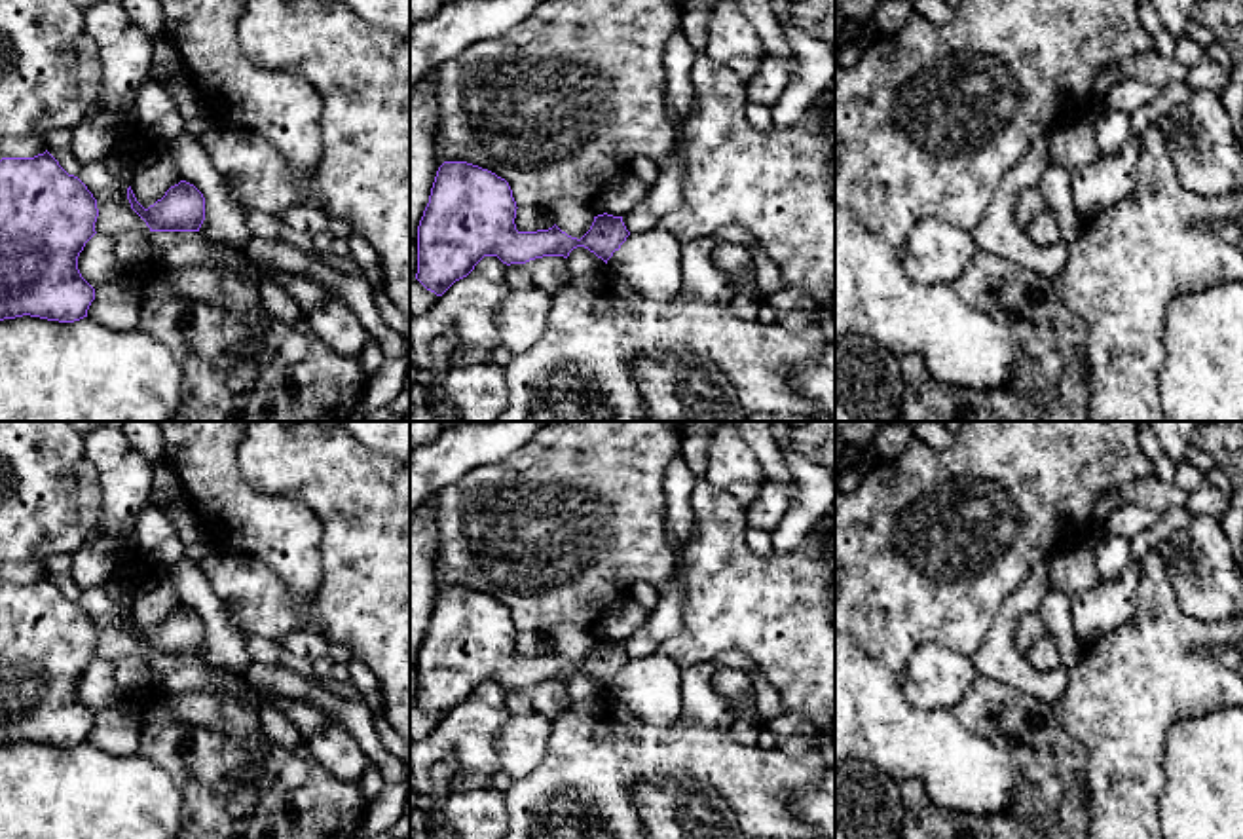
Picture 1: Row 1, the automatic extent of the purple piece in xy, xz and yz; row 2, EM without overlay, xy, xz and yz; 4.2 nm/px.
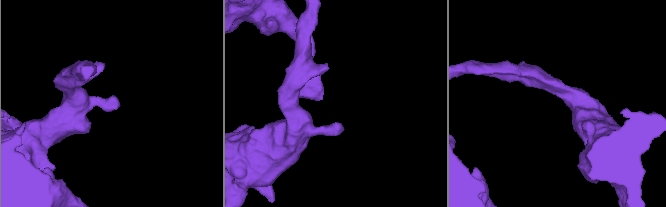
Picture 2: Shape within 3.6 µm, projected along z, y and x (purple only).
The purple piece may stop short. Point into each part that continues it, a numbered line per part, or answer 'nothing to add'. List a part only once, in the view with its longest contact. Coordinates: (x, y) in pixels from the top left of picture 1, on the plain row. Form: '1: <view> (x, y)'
nothing to add

